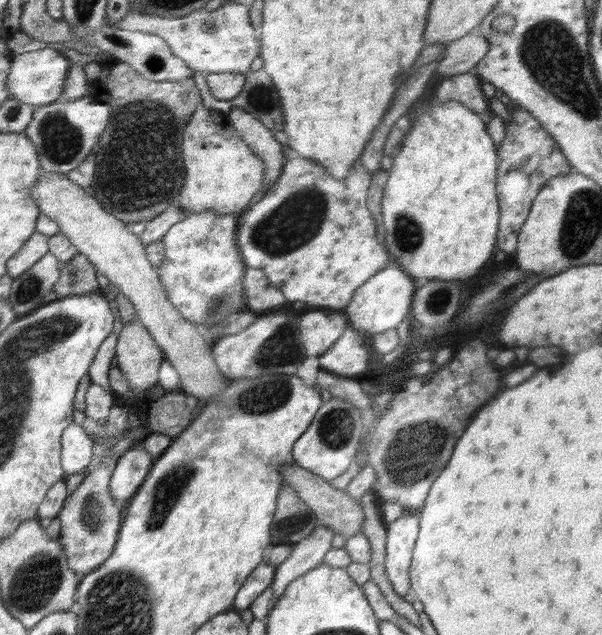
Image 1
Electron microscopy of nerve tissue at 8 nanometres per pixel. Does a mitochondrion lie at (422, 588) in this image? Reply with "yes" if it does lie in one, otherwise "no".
no

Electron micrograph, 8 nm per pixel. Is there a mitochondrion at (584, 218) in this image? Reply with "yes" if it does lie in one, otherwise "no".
yes

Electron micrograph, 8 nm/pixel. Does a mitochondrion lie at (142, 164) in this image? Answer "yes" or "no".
yes

